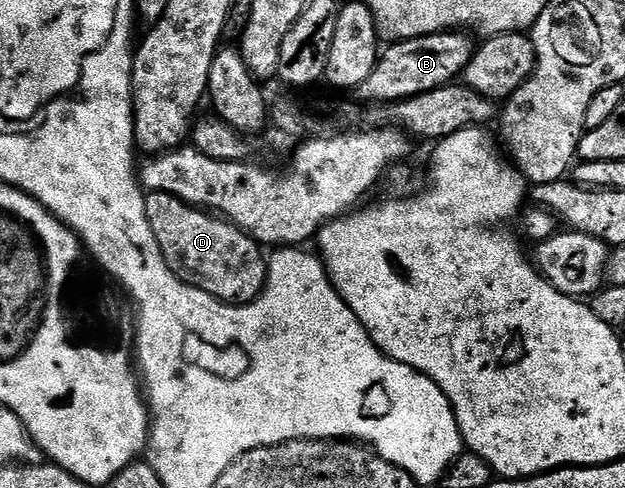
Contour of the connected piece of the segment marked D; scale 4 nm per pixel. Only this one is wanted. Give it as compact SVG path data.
M159 191L146 195L146 212L152 233L156 233L160 253L168 269L172 269L180 281L207 291L224 303L235 305L251 303L262 292L266 284L268 259L263 248L245 231L209 211Z

